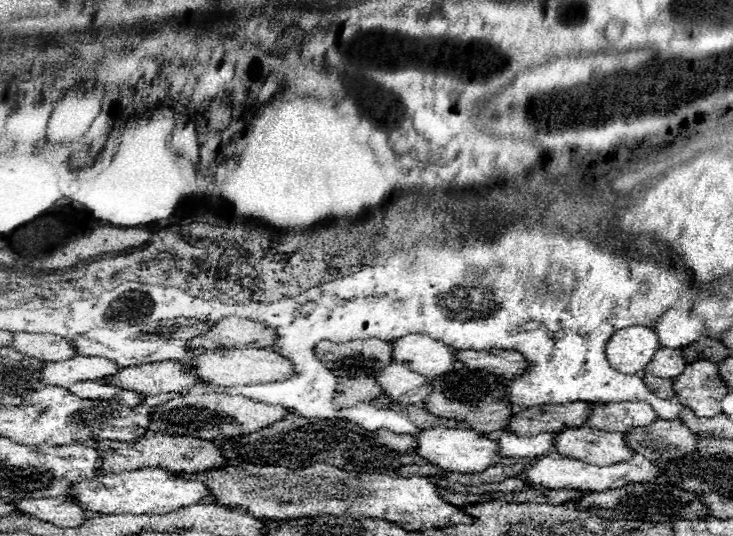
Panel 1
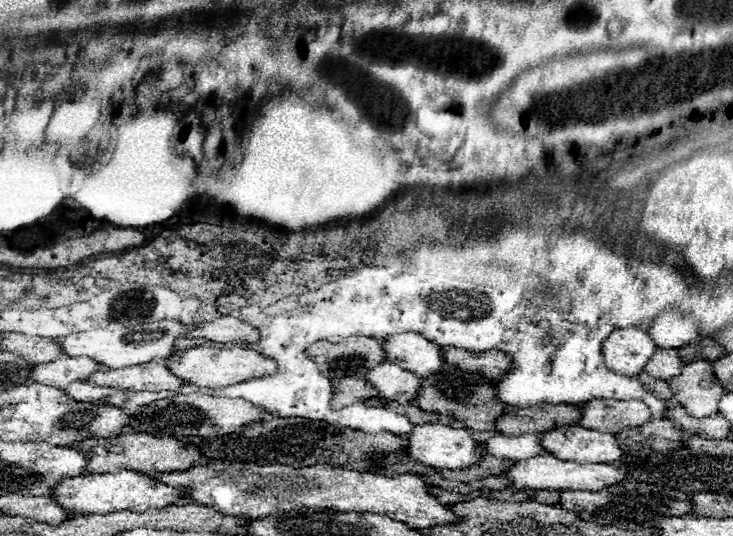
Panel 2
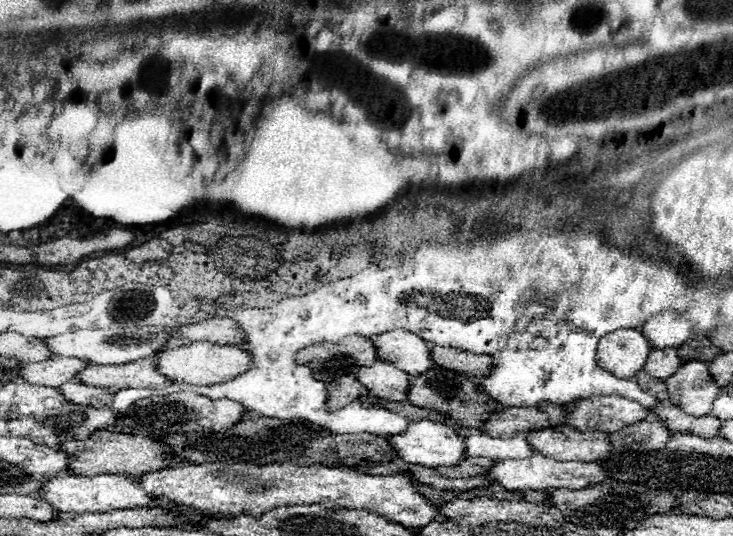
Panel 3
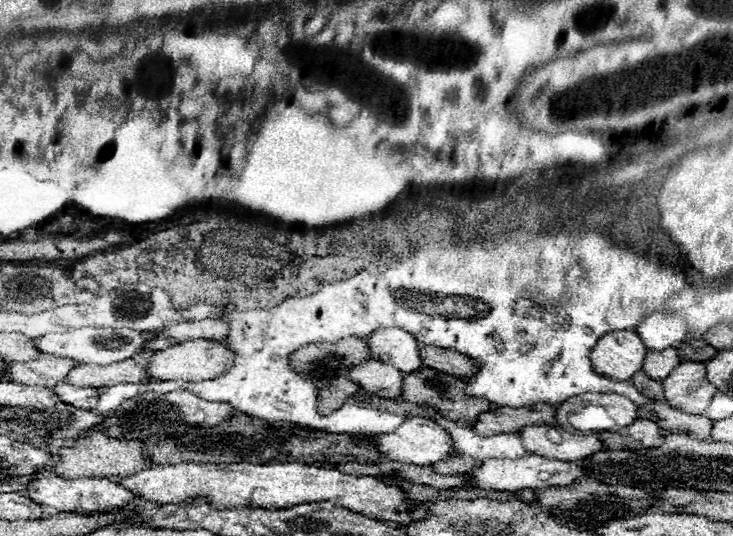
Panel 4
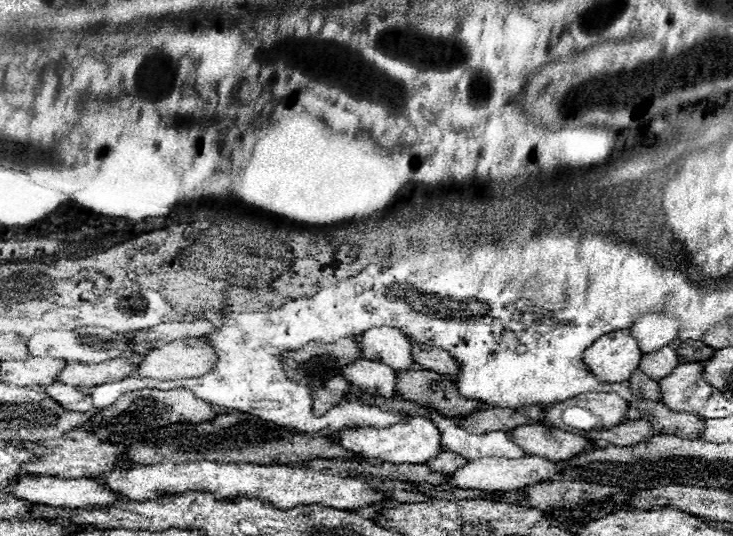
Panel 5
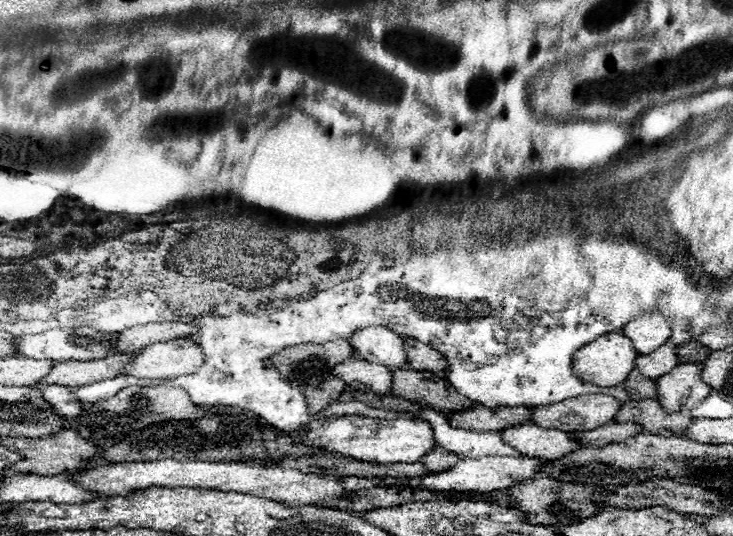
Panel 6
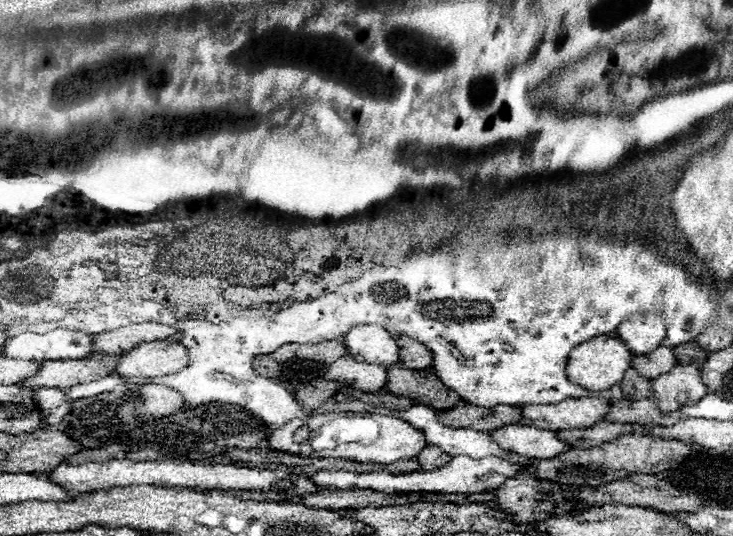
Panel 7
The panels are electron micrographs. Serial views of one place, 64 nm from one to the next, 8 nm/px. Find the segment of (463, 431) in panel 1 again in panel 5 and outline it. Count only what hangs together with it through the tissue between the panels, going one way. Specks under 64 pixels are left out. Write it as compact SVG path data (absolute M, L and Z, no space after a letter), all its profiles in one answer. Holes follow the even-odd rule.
M406 418L388 428L344 428L336 434L340 446L362 456L362 458L380 458L392 464L426 464L432 456L440 452L440 434L438 428L428 418Z

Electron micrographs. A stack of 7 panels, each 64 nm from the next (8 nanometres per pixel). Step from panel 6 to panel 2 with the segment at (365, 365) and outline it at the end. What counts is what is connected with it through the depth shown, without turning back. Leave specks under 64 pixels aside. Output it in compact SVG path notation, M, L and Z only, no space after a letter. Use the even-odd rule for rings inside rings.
M382 362L366 372L366 382L374 386L382 398L406 404L414 400L414 394L418 394L420 378L396 364Z

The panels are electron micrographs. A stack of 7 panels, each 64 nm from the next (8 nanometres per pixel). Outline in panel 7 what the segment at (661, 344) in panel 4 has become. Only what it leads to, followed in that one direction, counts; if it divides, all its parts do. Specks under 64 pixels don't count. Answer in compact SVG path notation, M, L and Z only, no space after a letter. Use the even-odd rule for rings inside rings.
M638 314L624 320L614 334L628 346L632 354L646 354L666 338L666 326L658 314Z

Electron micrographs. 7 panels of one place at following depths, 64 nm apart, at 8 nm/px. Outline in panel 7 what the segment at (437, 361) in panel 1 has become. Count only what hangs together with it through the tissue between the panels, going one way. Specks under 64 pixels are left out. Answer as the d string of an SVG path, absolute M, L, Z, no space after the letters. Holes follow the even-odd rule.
M358 324L350 328L344 334L344 346L348 350L348 356L358 359L358 362L382 362L384 366L390 366L390 362L398 362L398 344L390 332L386 332L380 326L368 326L368 324Z

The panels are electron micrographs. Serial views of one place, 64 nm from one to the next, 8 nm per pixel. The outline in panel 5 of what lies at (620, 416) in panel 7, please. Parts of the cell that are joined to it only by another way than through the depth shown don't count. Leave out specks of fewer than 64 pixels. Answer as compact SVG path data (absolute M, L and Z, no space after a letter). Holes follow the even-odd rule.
M639 400L630 402L626 410L626 420L646 420L654 428L654 432L664 434L682 434L688 438L698 438L698 430L702 430L702 418L686 412L672 412L662 402Z

